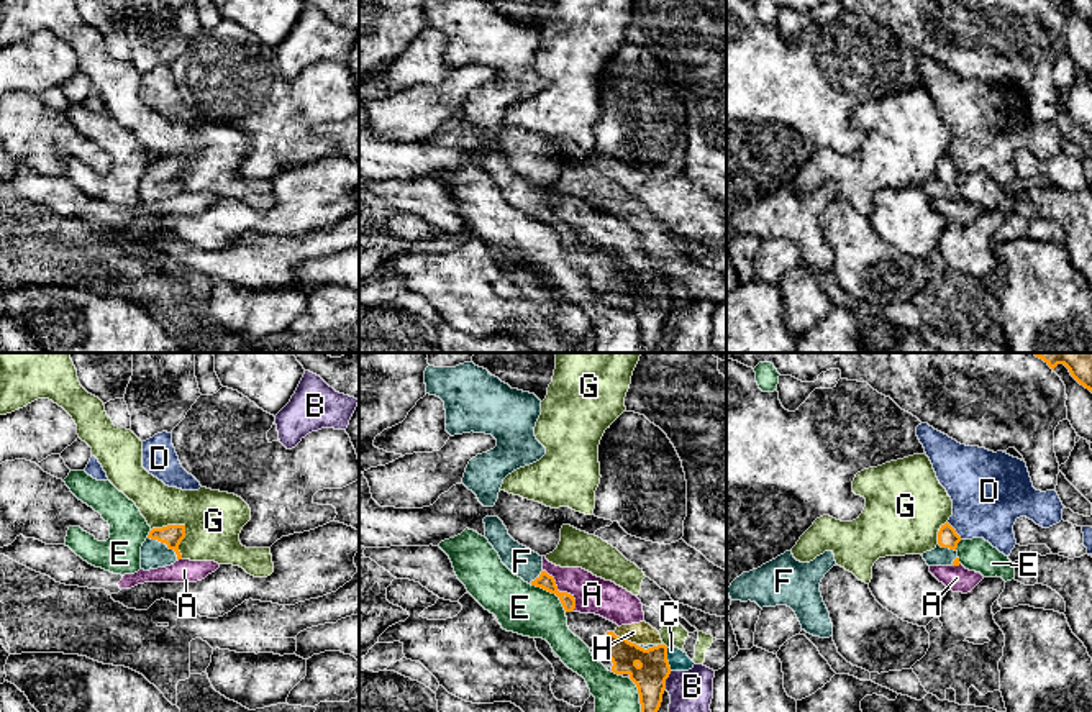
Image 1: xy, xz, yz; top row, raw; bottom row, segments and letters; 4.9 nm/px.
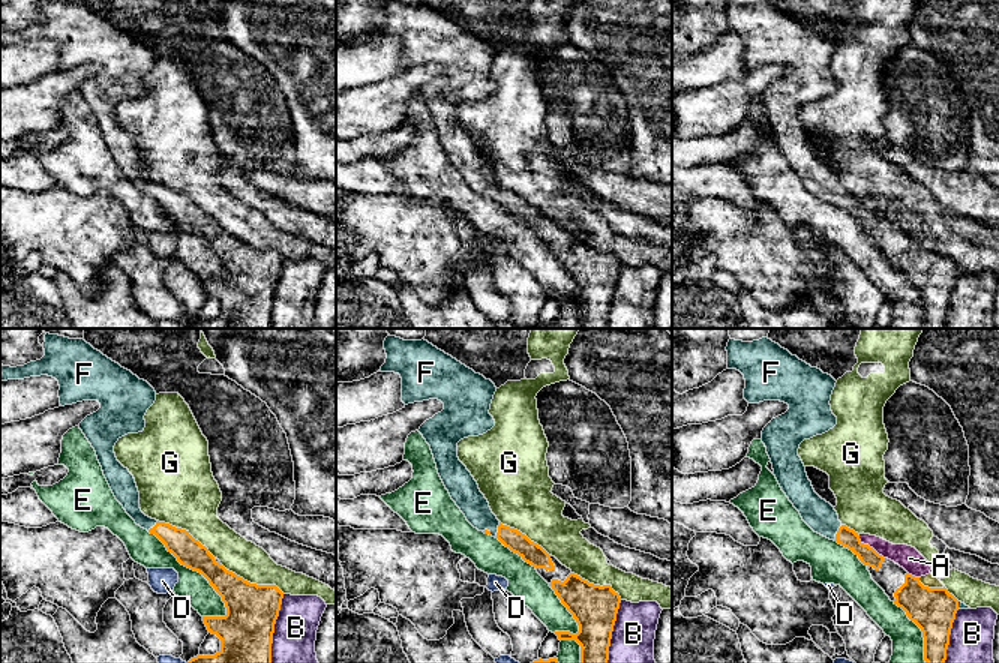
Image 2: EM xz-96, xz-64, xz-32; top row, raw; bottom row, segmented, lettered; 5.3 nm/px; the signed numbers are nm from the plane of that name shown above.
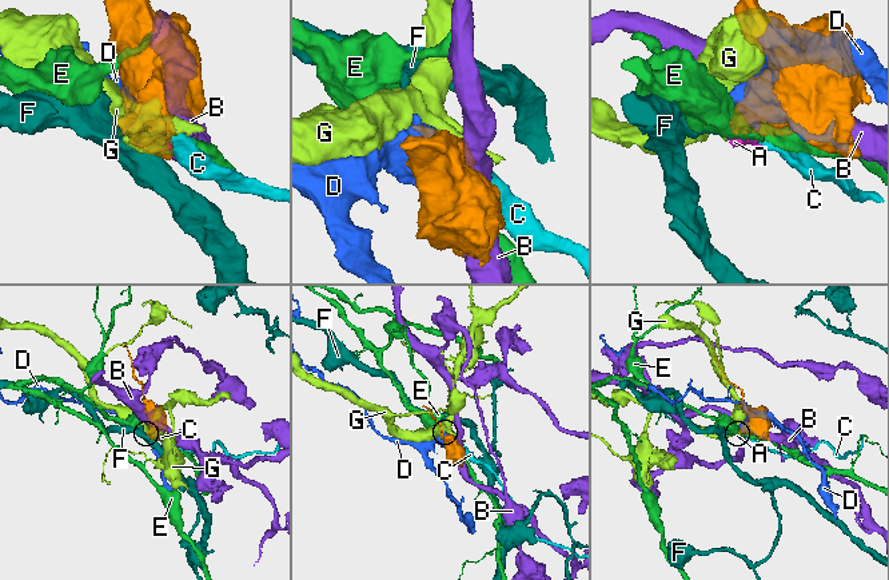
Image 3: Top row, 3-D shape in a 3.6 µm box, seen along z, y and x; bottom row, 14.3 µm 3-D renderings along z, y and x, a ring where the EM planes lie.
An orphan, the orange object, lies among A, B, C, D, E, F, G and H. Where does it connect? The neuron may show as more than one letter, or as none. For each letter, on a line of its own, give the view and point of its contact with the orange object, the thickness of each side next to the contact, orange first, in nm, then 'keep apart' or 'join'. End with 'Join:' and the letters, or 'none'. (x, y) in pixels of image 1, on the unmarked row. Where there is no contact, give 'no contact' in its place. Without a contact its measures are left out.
A: xz (561, 225) | 80/180 nm | keep apart
B: xz (666, 310) | 160/220 nm | keep apart
C: xz (666, 292) | 160/100 nm | keep apart
D: yz (955, 163) | 100/380 nm | keep apart
E: xz (551, 225) | 80/260 nm | keep apart
F: xy (166, 176) | 100/130 nm | join
G: xy (184, 159) | 100/280 nm | keep apart
H: xz (625, 271) | 160/110 nm | keep apart
Join: F

